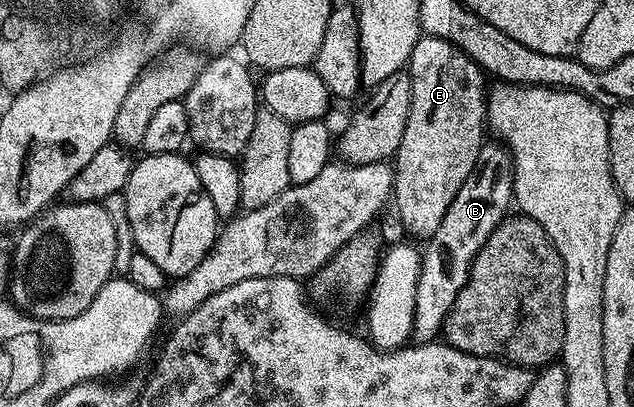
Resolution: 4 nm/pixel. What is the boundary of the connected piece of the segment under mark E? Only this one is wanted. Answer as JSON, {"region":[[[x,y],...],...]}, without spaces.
{"region":[[[420,37],[417,45],[413,48],[413,56],[409,63],[409,73],[411,76],[411,103],[409,104],[409,120],[405,124],[405,136],[401,136],[401,144],[397,148],[393,159],[393,169],[395,171],[395,189],[393,191],[393,210],[399,213],[399,222],[412,234],[412,239],[420,238],[426,240],[433,236],[433,232],[437,232],[437,227],[441,224],[441,220],[445,220],[445,212],[449,212],[449,204],[453,204],[453,196],[457,196],[457,192],[461,192],[461,184],[465,184],[465,180],[473,172],[473,168],[477,164],[477,156],[481,152],[481,148],[485,144],[485,137],[489,127],[487,124],[487,95],[489,93],[489,78],[480,66],[473,60],[469,60],[469,56],[465,56],[465,52],[461,52],[461,48],[457,48],[453,44],[449,44],[449,40],[441,40],[440,38]]]}

